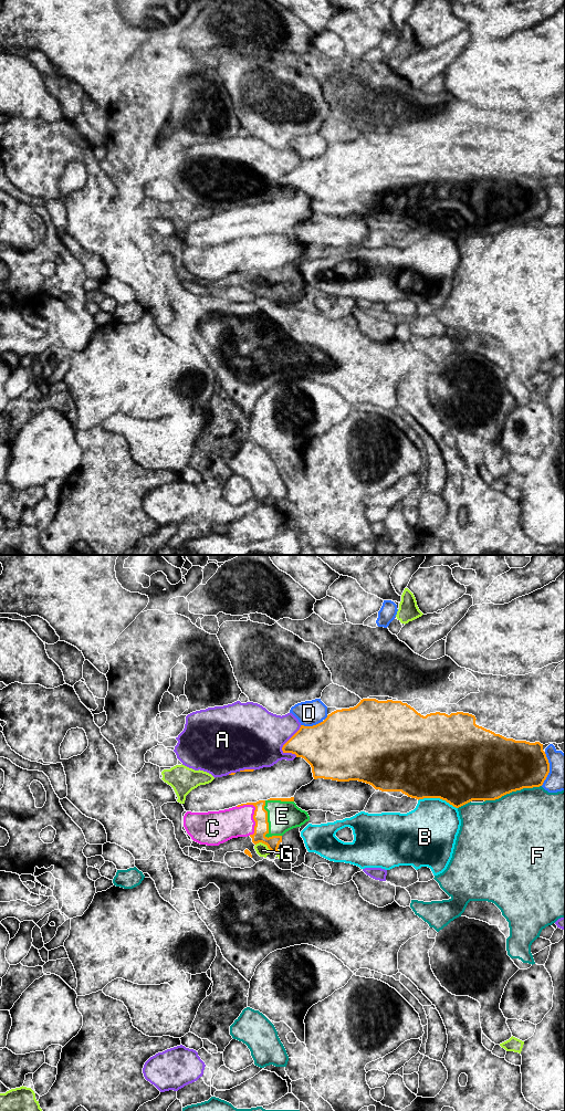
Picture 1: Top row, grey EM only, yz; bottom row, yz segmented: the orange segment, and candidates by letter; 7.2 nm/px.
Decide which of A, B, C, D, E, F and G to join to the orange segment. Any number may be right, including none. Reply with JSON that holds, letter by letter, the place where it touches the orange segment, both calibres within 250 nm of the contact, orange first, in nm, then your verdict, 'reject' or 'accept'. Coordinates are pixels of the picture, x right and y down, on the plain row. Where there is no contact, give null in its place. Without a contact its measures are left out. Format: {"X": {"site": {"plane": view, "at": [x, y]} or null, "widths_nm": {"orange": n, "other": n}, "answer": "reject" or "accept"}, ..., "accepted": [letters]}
{"A": {"site": {"plane": "yz", "at": [289, 174]}, "widths_nm": {"orange": 320, "other": 420}, "answer": "reject"}, "B": {"site": {"plane": "yz", "at": [438, 231]}, "widths_nm": {"orange": 500, "other": 400}, "answer": "reject"}, "C": {"site": {"plane": "yz", "at": [254, 245]}, "widths_nm": {"orange": 110, "other": 220}, "answer": "reject"}, "D": {"site": {"plane": "yz", "at": [548, 202]}, "widths_nm": {"orange": 360, "other": 220}, "answer": "reject"}, "E": {"site": {"plane": "yz", "at": [268, 260]}, "widths_nm": {"orange": 110, "other": 220}, "answer": "reject"}, "F": {"site": {"plane": "yz", "at": [512, 224]}, "widths_nm": {"orange": 480, "other": 480}, "answer": "reject"}, "G": {"site": {"plane": "yz", "at": [264, 278]}, "widths_nm": {"orange": 110, "other": 90}, "answer": "reject"}, "accepted": []}

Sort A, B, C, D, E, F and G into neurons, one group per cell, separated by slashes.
A / B / C E / D / F / G

